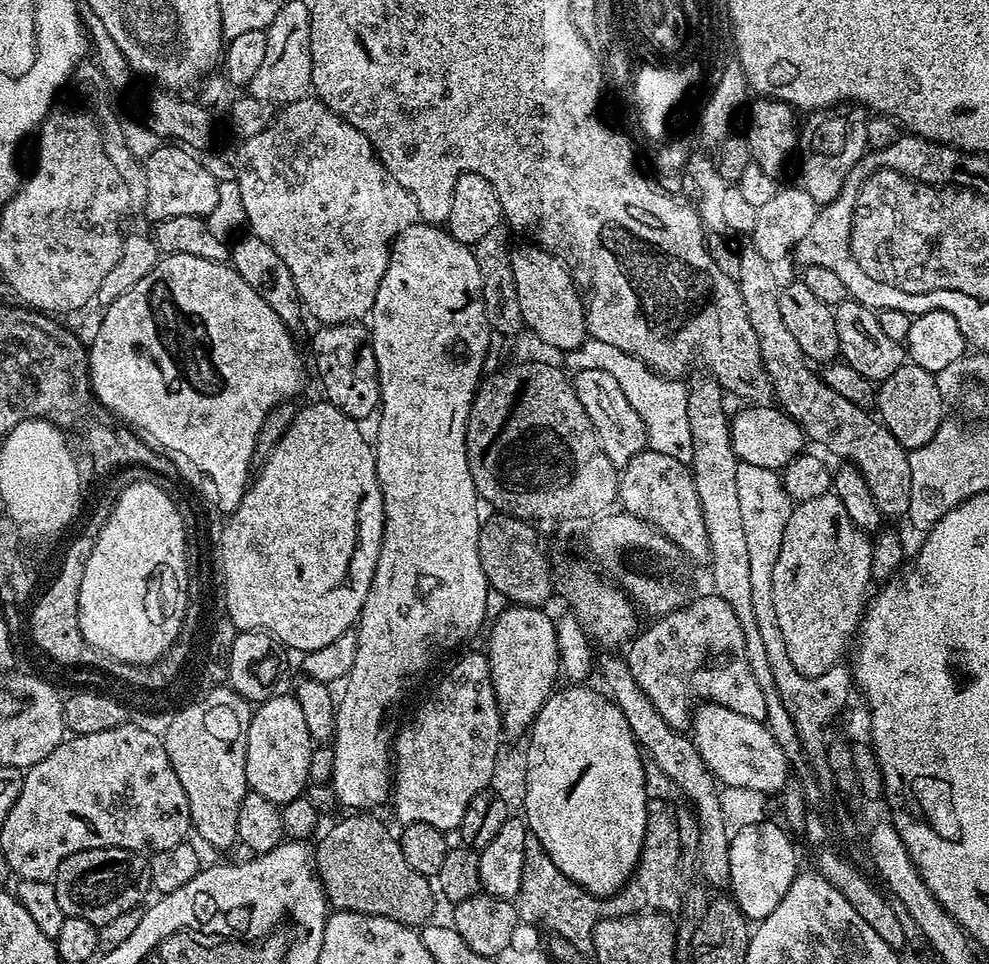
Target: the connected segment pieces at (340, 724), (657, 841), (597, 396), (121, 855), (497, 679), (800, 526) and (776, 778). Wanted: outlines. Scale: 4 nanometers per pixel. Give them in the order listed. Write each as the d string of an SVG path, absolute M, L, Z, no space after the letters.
M417 222L411 224L408 229L405 230L401 236L396 238L396 241L392 244L392 253L388 259L388 265L386 266L386 274L382 274L382 282L378 286L378 298L374 298L374 306L370 313L370 335L372 337L372 349L374 350L374 358L378 362L378 378L380 379L380 406L378 409L378 419L375 421L376 424L376 440L374 436L374 451L376 453L376 473L378 474L378 482L380 483L380 489L382 490L382 498L384 499L384 533L382 534L382 542L380 543L380 553L378 554L378 566L374 570L374 578L370 582L370 594L366 594L366 602L362 606L360 611L360 618L354 625L354 631L358 638L358 650L354 653L354 666L350 666L346 679L343 681L342 687L344 687L344 693L339 693L338 703L336 706L336 730L334 733L334 739L331 741L330 747L334 754L334 770L332 771L332 778L330 781L330 787L332 792L336 795L337 805L343 806L344 804L348 807L348 810L368 810L371 804L380 804L389 799L390 796L390 745L398 731L398 724L396 715L400 712L400 703L404 700L404 695L408 692L408 687L439 658L443 652L448 652L451 648L459 646L463 640L468 640L480 627L483 629L484 615L488 612L488 596L490 597L490 589L488 586L488 579L486 574L482 574L482 566L480 565L480 559L478 558L478 538L480 537L480 526L482 523L482 515L480 516L481 505L478 503L478 497L476 494L476 487L474 486L474 478L470 474L470 466L468 465L468 455L466 454L466 430L468 429L468 415L472 409L472 400L476 396L476 389L480 387L480 381L484 376L483 362L486 358L488 348L490 345L490 329L488 327L488 319L484 313L484 303L482 302L482 278L478 274L478 262L476 261L475 251L469 245L458 242L451 236L451 234L443 227L435 224L425 224L423 222Z
M649 800L648 813L646 814L646 834L642 842L640 857L633 870L631 887L628 891L623 891L616 900L608 901L608 912L618 912L621 916L634 916L637 912L662 912L665 914L676 914L681 911L677 905L678 900L684 900L686 883L684 884L684 872L680 869L680 859L684 856L684 844L678 826L677 809L672 809L673 805L666 800Z
M582 369L575 373L574 387L578 402L582 402L582 410L586 410L602 450L606 450L606 458L610 458L616 469L622 470L630 462L630 458L648 448L646 426L643 425L638 410L634 410L629 399L622 394L622 389L613 375L605 370Z
M91 848L78 854L70 854L58 866L54 877L58 906L62 906L65 916L86 918L86 922L102 925L118 918L118 914L126 914L126 910L137 907L147 892L150 892L148 878L148 860L139 852L131 852L125 848Z
M508 606L508 609L497 618L487 629L488 632L488 648L486 647L486 655L488 657L489 674L492 679L492 686L494 694L496 695L496 705L499 707L501 725L503 729L518 734L522 731L524 733L531 727L533 718L537 716L538 710L548 701L549 696L552 695L554 689L557 687L556 676L558 680L558 673L560 672L560 655L558 654L558 642L556 641L556 620L553 617L548 617L544 613L545 609L540 606Z
M831 490L818 498L799 501L793 507L782 536L778 560L774 565L773 606L779 629L782 630L782 638L786 642L786 651L798 673L809 678L818 678L845 659L844 651L851 640L853 643L870 599L868 584L873 583L872 543L869 533L850 522L846 506L842 506L836 493Z
M704 702L692 713L690 737L702 762L723 787L746 787L767 794L783 793L789 783L788 756L763 720L735 713L721 704Z

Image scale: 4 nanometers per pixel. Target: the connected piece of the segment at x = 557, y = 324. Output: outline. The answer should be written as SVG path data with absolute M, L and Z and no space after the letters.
M539 246L528 247L532 248L517 247L512 253L514 286L518 286L518 306L522 310L522 318L527 331L532 331L542 343L549 344L552 348L561 348L561 353L567 354L579 347L586 339L584 301L580 299L580 293L576 291L572 275L557 256L551 256L547 250Z

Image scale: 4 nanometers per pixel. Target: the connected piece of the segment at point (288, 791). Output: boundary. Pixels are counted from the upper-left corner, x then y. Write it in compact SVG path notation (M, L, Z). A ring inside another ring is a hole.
M273 694L252 709L250 730L246 734L246 782L251 791L270 798L275 804L294 802L305 795L310 781L310 754L314 741L306 730L306 718L295 695Z

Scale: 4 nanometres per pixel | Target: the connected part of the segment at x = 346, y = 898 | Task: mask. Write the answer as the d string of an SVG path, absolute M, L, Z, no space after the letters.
M348 814L345 820L338 821L317 844L314 844L316 877L324 888L329 905L336 910L381 916L409 926L423 926L429 923L433 919L432 892L434 896L429 877L418 874L418 870L410 870L406 858L402 858L399 839L395 835L391 836L374 817L368 815L372 814Z

